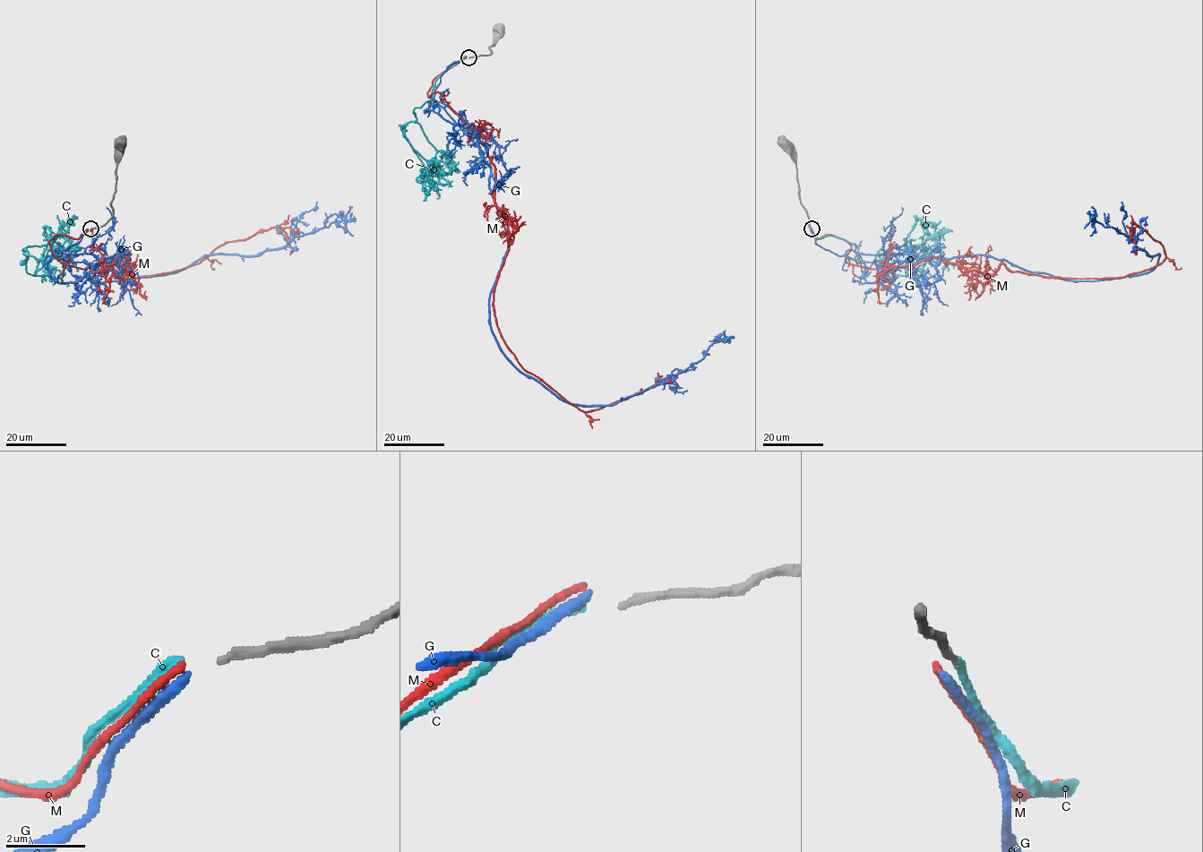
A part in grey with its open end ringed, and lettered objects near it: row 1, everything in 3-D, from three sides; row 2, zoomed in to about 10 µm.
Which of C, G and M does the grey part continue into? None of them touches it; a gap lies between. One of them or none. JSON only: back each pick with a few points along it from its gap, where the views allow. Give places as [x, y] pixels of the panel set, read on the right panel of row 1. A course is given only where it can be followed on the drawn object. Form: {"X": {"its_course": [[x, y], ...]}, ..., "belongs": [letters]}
{"C": {"its_course": [[811, 228], [818, 238], [854, 243], [864, 274], [875, 256], [891, 246], [920, 245], [928, 224], [940, 221]]}, "belongs": ["C"]}

